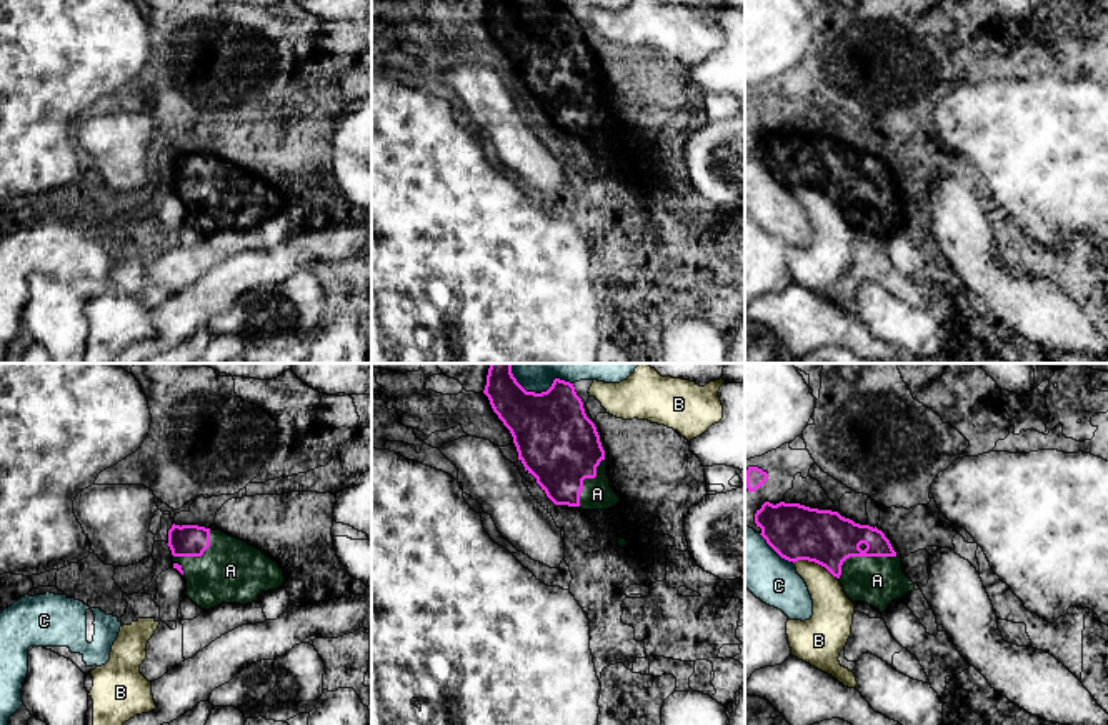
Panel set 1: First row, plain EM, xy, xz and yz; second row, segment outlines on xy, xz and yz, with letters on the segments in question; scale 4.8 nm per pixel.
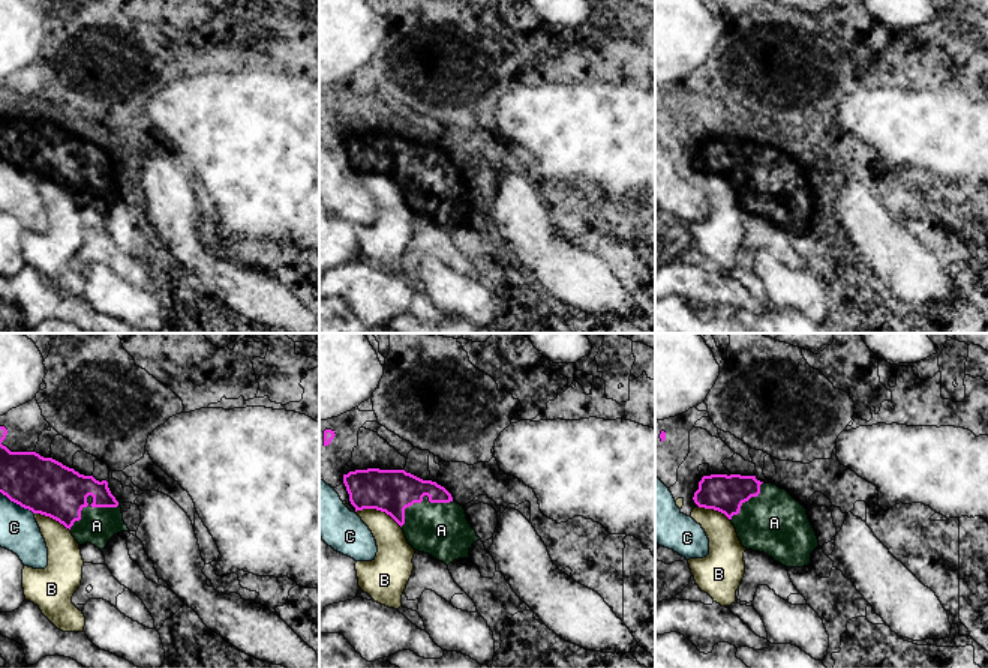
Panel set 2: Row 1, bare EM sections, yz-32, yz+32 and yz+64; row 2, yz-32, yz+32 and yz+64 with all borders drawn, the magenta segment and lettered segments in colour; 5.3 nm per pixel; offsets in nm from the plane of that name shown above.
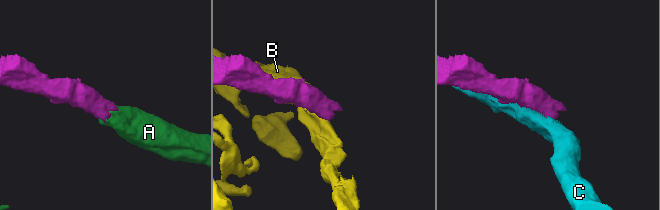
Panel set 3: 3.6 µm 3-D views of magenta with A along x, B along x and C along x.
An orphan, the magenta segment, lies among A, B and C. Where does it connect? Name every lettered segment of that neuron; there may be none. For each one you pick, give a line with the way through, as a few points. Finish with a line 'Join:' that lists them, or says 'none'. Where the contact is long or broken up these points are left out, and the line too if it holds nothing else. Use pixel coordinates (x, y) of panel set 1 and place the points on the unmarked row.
Join: A

